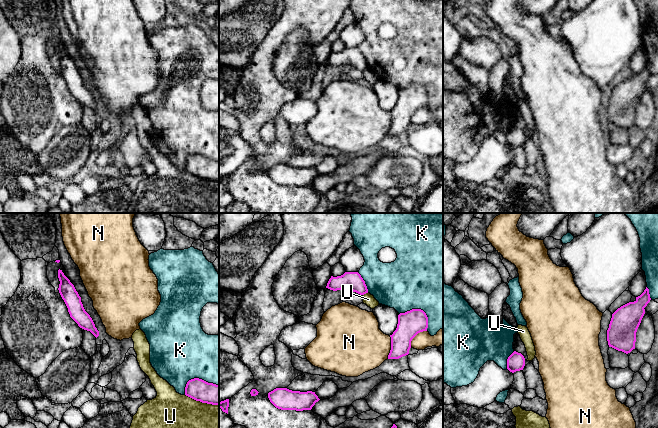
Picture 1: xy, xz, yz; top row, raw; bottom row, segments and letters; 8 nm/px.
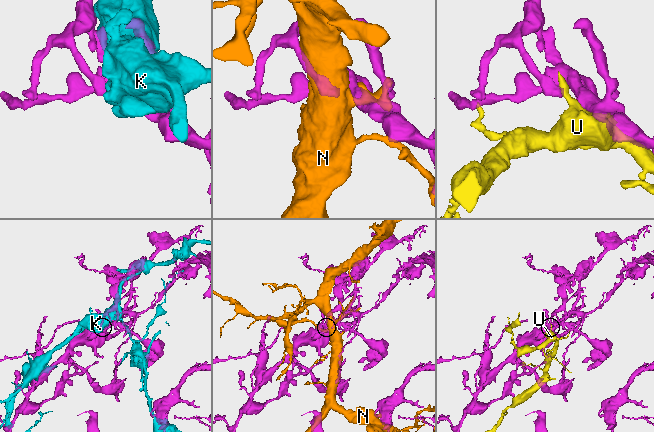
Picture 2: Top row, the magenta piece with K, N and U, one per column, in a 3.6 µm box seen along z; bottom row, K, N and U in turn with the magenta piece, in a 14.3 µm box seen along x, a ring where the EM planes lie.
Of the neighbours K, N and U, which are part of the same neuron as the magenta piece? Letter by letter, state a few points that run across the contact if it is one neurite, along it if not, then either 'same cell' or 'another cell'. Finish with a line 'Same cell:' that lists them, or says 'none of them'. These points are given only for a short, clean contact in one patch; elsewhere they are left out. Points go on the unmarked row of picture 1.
K: another cell
N: another cell
U: another cell
Same cell: none of them

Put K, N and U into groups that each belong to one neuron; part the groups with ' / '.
K / N / U

